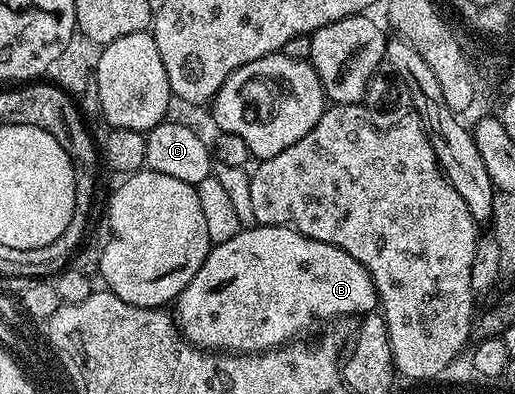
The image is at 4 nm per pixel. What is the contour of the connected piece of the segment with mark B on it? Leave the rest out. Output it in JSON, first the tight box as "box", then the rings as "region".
{"box":[177,225,380,353],"region":[[[256,225],[212,246],[193,281],[179,295],[177,306],[177,321],[183,335],[196,346],[221,353],[266,353],[284,346],[314,319],[331,319],[334,315],[363,317],[374,312],[380,301],[379,290],[365,265],[357,257],[349,257],[345,249],[305,237],[291,227]]]}

